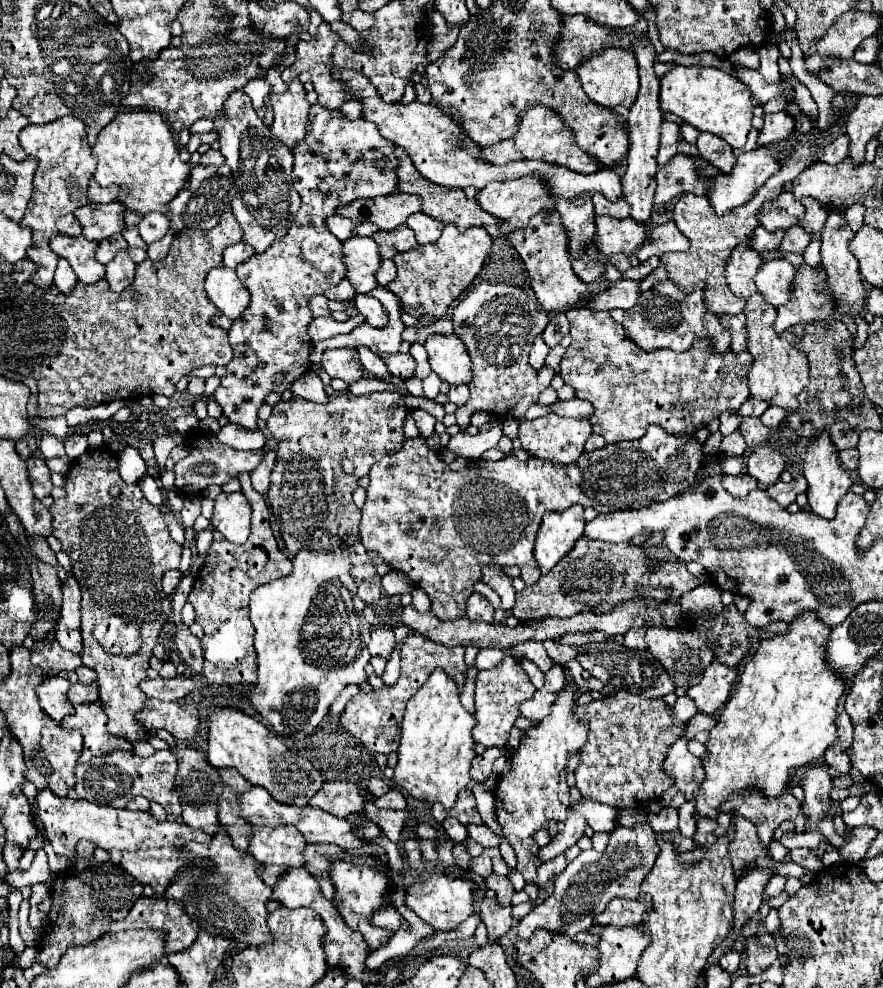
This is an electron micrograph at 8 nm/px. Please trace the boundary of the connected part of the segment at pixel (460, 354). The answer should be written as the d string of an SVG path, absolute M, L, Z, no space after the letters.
M431 335L425 341L425 349L429 353L431 369L441 377L441 381L447 381L449 385L471 381L471 357L459 335Z

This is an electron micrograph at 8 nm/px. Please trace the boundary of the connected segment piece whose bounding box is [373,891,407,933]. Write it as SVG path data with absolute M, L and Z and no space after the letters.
M387 891L387 897L385 897L385 909L377 911L375 915L375 925L381 925L385 929L389 929L391 933L399 931L399 929L407 929L407 921L399 915L399 911L393 907L391 899L389 899L389 891Z

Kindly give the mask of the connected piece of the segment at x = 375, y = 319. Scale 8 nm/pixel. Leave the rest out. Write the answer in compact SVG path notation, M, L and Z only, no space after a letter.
M357 295L357 309L365 317L365 323L373 327L387 325L387 311L385 307L371 295Z

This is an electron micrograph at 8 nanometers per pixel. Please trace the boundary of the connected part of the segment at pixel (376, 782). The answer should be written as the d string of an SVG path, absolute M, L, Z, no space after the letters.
M371 779L369 785L367 785L367 789L373 793L373 797L379 797L379 795L385 795L391 787L389 787L389 783L383 781L383 779Z

